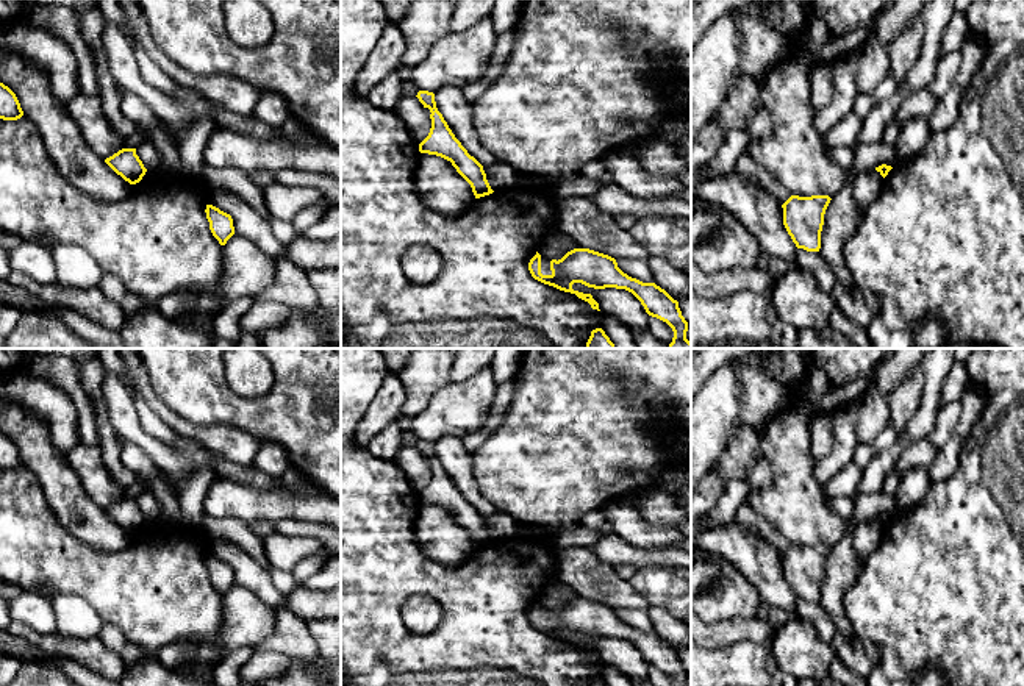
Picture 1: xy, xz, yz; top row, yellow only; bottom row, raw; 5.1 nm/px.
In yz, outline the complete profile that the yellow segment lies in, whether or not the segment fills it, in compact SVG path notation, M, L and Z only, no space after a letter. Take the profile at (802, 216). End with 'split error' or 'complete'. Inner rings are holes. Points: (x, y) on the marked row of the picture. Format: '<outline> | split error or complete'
M791 195L783 205L783 225L797 248L819 252L829 195Z | complete

